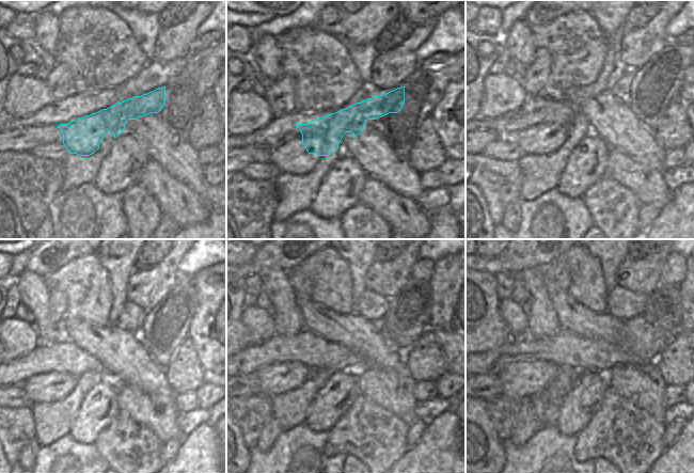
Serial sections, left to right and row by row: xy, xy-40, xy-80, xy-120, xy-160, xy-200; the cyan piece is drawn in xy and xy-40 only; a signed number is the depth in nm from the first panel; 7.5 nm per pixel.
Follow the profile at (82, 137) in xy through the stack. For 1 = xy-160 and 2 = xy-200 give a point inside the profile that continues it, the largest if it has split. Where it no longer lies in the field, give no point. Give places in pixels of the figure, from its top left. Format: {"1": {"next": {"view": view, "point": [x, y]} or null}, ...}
{"1": {"next": {"view": "xy-160", "point": [279, 378]}}, "2": {"next": {"view": "xy-200", "point": [520, 380]}}}

